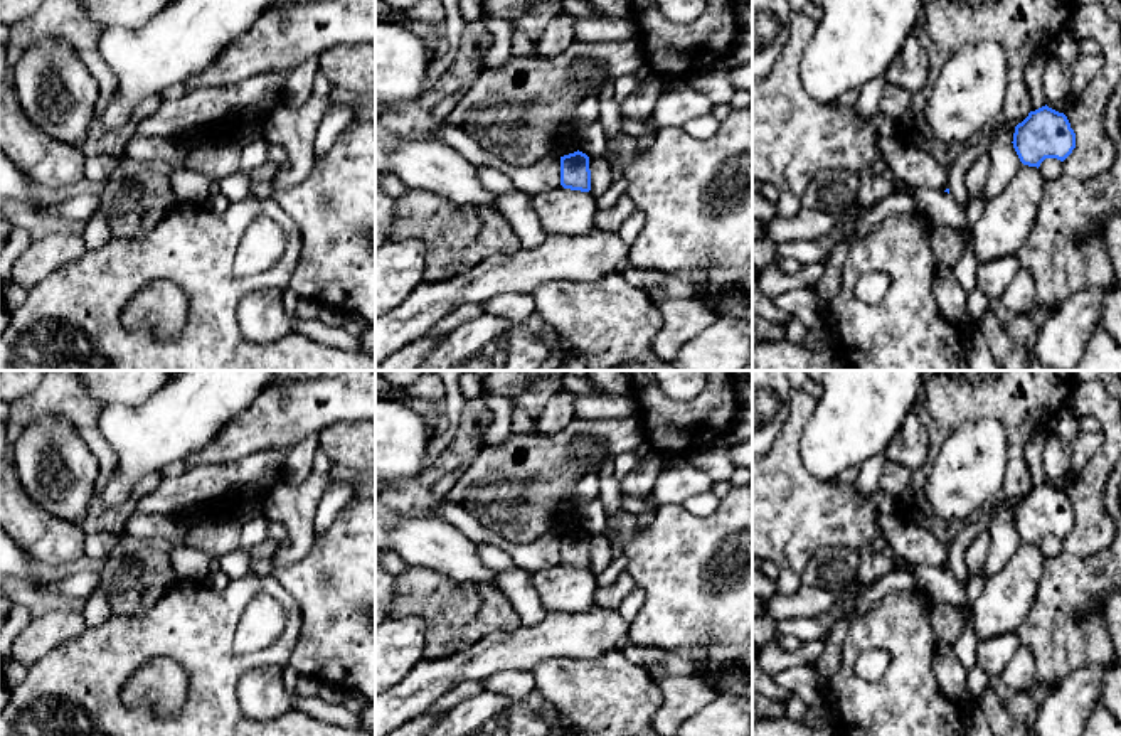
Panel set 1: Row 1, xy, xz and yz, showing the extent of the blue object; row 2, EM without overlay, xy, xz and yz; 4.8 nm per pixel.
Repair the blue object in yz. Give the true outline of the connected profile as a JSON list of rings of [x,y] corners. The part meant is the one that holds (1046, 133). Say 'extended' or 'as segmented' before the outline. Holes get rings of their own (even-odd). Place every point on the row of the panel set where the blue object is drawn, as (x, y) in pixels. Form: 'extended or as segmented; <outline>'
as segmented; [[[1045,104],[1015,126],[1012,143],[1023,165],[1039,168],[1045,158],[1064,162],[1076,148],[1076,133],[1064,113]]]

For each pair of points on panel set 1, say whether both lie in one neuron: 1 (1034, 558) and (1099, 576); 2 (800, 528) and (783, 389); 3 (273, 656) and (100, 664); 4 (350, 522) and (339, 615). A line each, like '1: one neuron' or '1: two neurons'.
1: two neurons
2: two neurons
3: one neuron
4: one neuron

